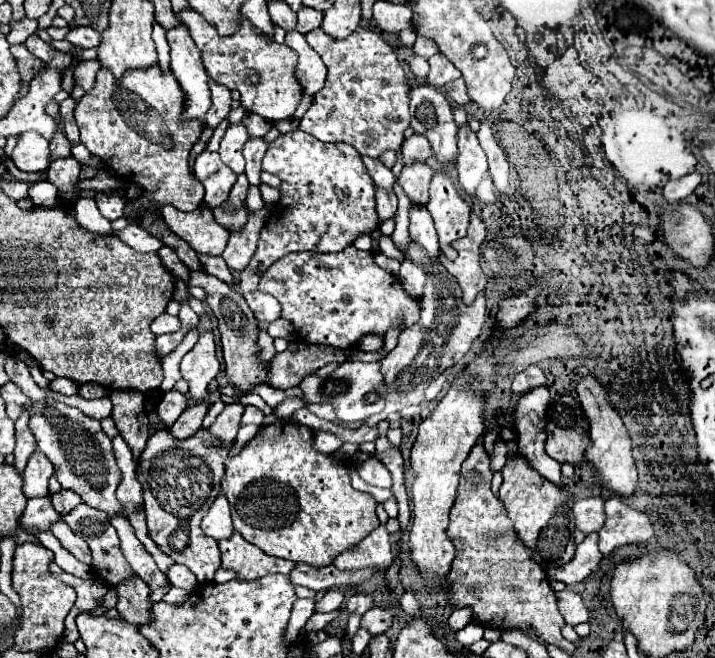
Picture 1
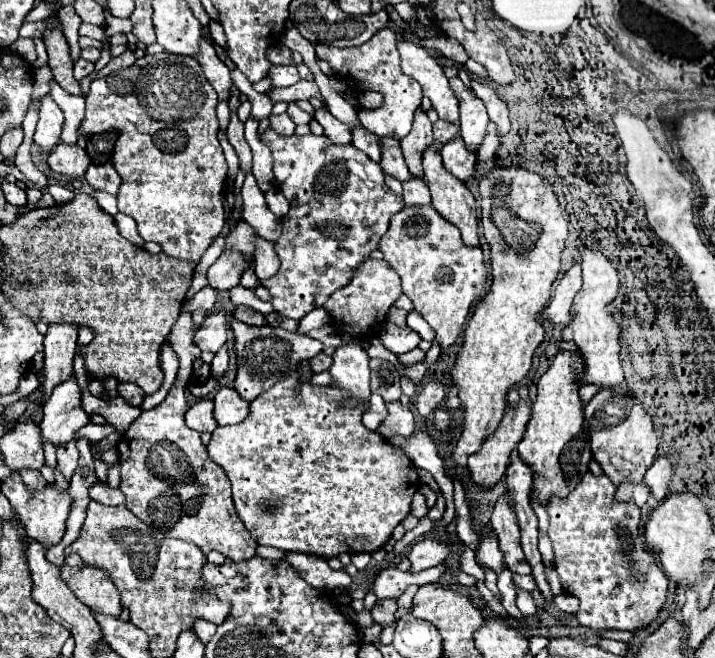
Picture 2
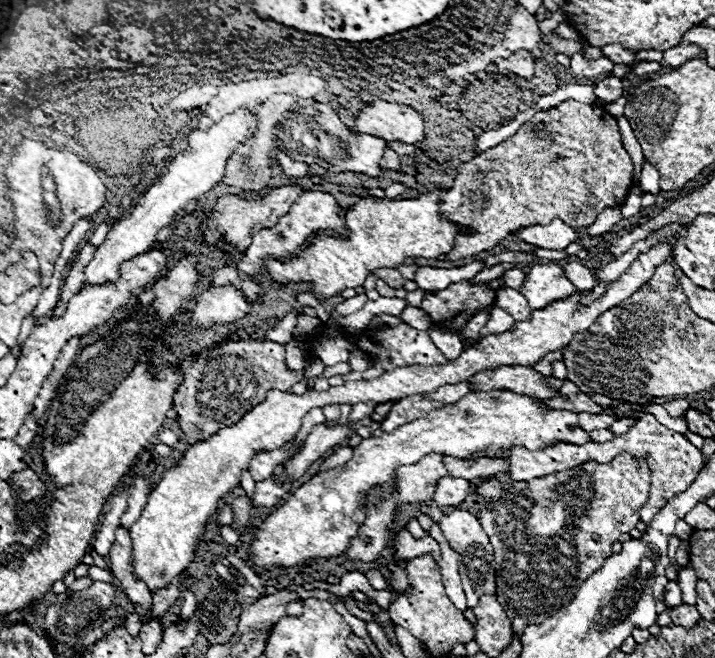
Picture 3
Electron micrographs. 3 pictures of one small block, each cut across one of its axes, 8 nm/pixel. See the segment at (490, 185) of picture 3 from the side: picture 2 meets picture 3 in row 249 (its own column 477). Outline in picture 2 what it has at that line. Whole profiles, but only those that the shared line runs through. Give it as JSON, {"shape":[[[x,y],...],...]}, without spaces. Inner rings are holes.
{"shape":[[[520,400],[516,410],[508,408],[508,412],[504,414],[500,426],[496,428],[496,432],[490,438],[486,438],[484,446],[476,454],[472,454],[468,458],[468,470],[470,470],[470,480],[472,480],[474,488],[490,490],[494,484],[500,482],[500,478],[504,476],[504,472],[506,472],[506,468],[510,464],[510,454],[514,452],[514,448],[518,446],[518,442],[522,440],[522,436],[526,432],[528,420],[530,420],[530,402],[522,402]]]}

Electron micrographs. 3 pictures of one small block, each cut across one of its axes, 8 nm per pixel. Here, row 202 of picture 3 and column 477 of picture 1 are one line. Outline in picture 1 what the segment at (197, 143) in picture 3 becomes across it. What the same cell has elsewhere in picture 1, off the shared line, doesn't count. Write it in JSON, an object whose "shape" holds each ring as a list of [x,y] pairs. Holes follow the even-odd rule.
{"shape":[[[468,124],[458,128],[458,150],[460,154],[456,158],[456,166],[460,184],[466,190],[466,194],[474,196],[484,172],[488,170],[488,162],[482,146],[478,144],[476,134]]]}

